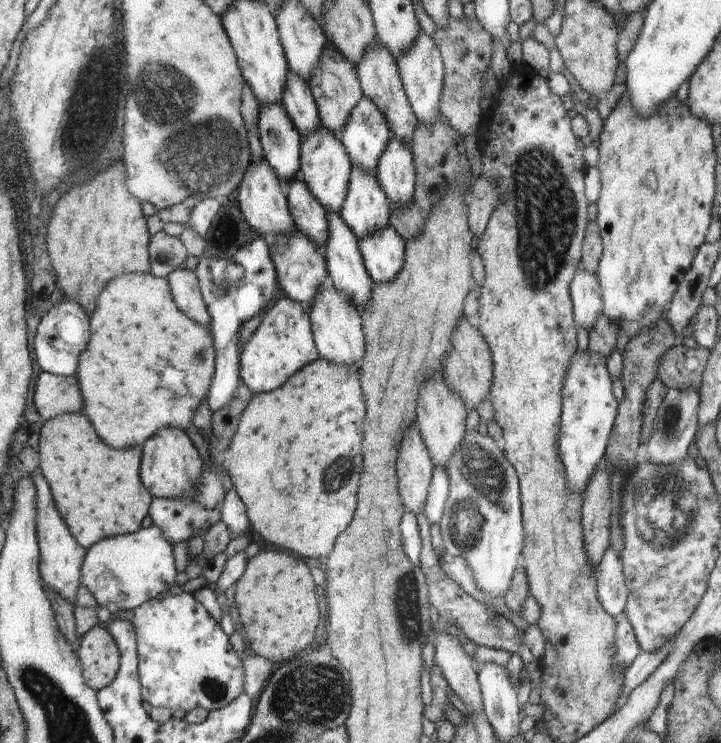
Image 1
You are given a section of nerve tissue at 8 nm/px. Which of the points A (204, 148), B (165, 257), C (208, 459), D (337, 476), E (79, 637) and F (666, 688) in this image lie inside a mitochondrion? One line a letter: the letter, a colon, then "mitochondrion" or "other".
A: mitochondrion
B: mitochondrion
C: other
D: mitochondrion
E: other
F: other

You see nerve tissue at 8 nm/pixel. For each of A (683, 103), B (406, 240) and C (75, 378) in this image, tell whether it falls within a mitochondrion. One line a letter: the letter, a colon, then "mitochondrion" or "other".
A: other
B: other
C: other

